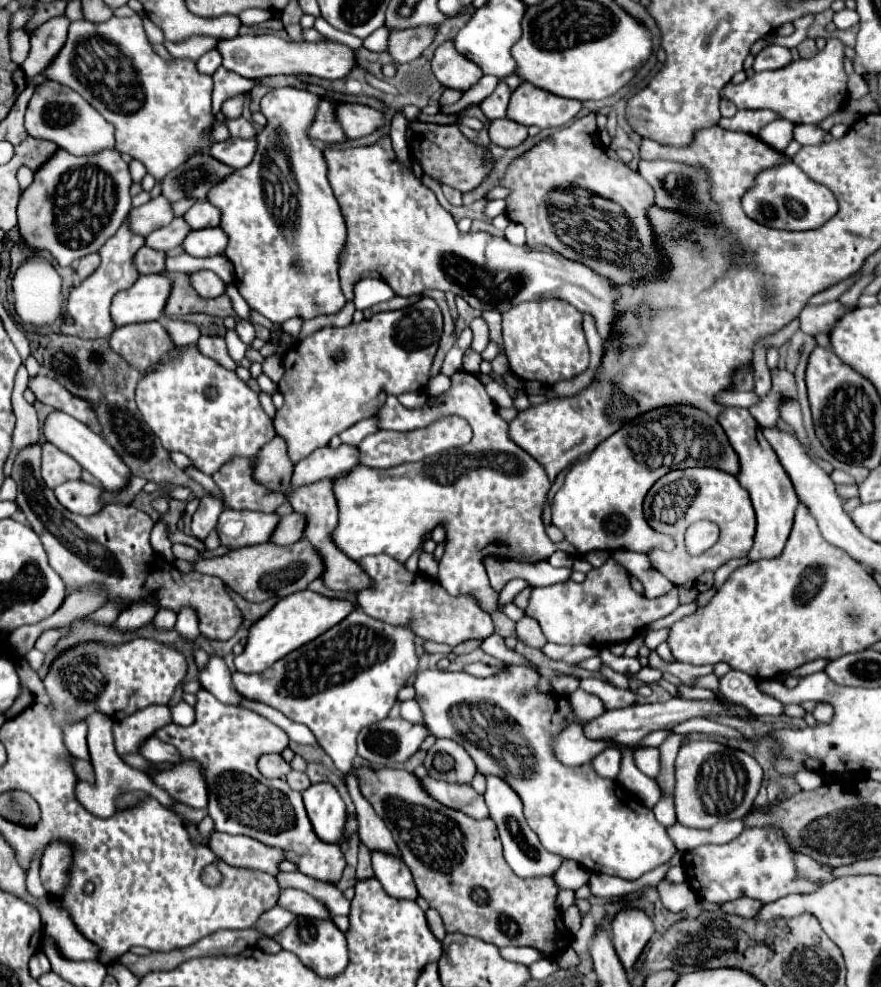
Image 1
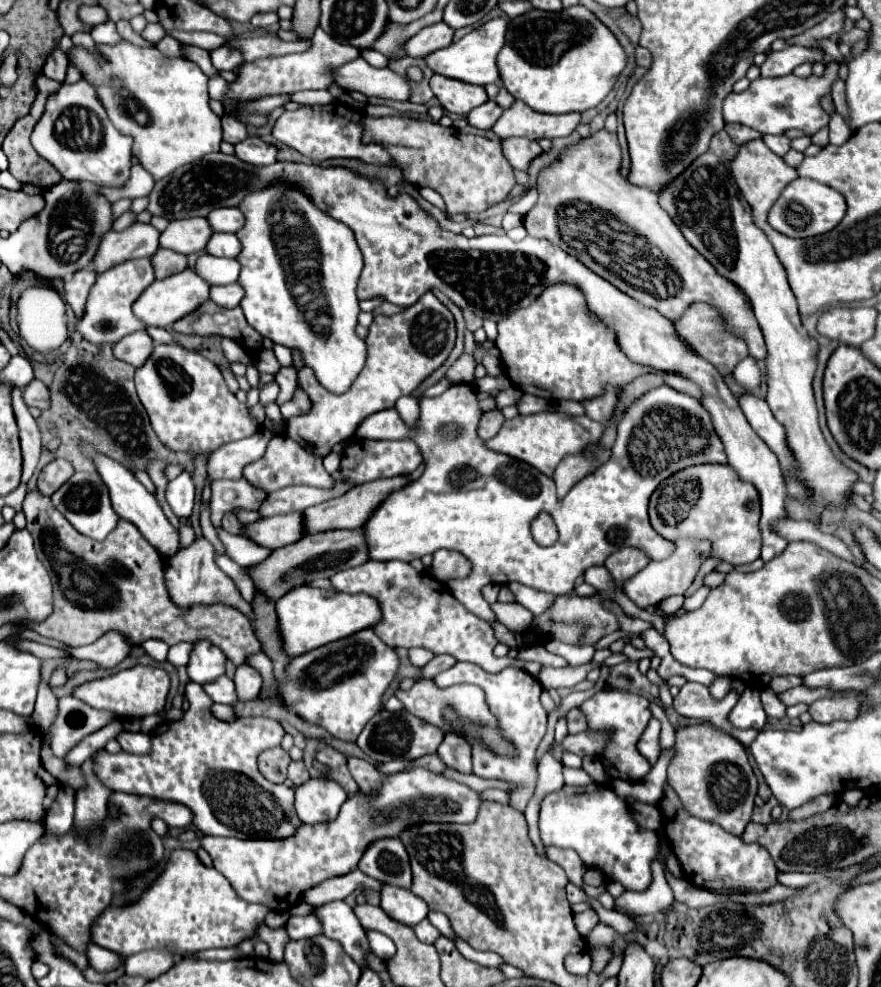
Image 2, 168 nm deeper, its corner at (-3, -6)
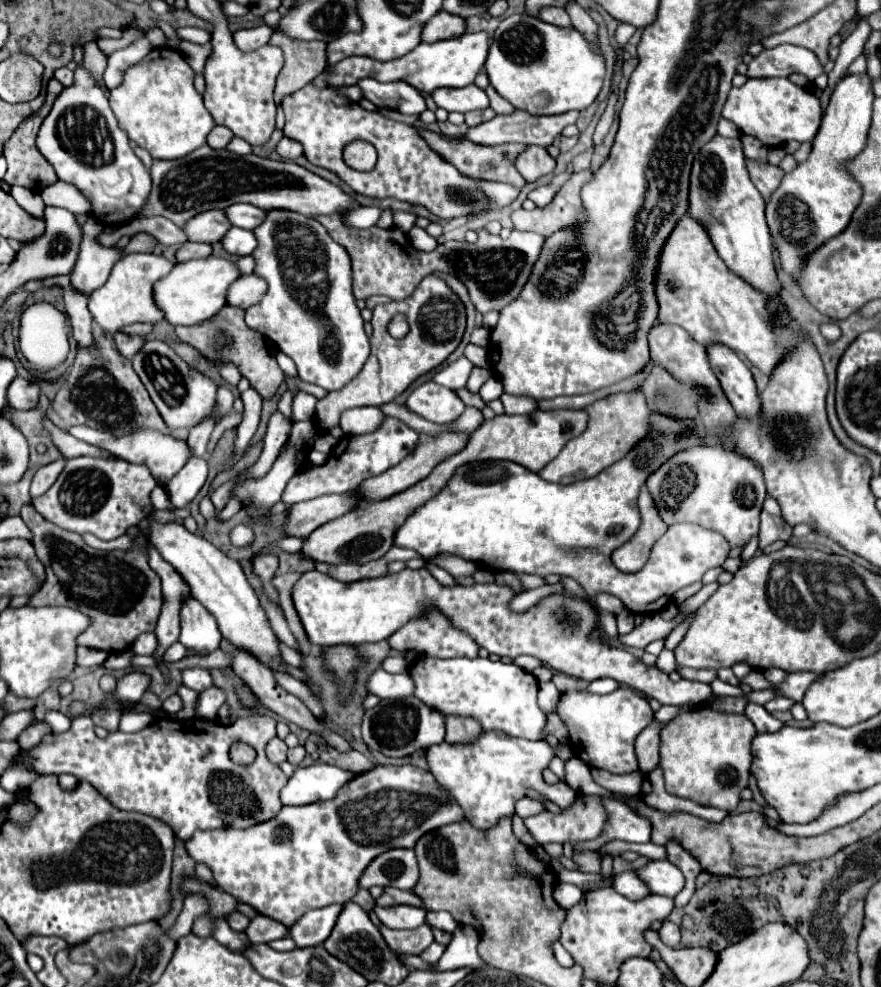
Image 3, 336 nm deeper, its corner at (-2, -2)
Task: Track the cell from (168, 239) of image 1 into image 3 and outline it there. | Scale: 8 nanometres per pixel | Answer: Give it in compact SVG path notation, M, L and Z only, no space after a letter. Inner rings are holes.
M211 210L211 212L201 212L199 216L195 216L195 220L187 220L183 232L187 234L189 242L213 244L219 242L229 228L231 224L225 218L223 210Z

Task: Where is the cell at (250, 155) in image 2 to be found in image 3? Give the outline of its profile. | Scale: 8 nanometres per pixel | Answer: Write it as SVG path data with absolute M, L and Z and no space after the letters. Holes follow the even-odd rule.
M283 136L281 142L275 146L275 152L277 152L281 158L285 158L285 160L295 160L297 156L303 154L303 146L301 146L299 142Z

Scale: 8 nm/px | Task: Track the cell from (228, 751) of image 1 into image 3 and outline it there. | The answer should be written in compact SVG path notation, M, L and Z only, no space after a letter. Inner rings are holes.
M89 716L75 718L71 728L63 734L57 734L53 744L39 744L29 750L29 760L39 774L73 774L77 780L85 780L91 786L99 788L99 792L109 798L121 810L133 810L141 814L155 816L169 824L177 838L187 840L195 830L213 830L213 828L251 828L255 824L267 822L279 814L283 808L279 800L281 788L287 784L287 776L281 768L267 762L265 744L275 738L277 722L271 716L245 716L235 724L221 724L215 720L171 720L159 718L153 720L141 732L123 734L113 732L107 738L99 738L95 734L95 724ZM235 742L243 742L255 748L257 758L247 766L239 766L229 758L229 748Z

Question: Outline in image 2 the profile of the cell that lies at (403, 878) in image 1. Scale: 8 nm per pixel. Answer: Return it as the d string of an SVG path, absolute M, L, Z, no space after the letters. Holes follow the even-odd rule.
M384 886L382 888L382 902L380 908L398 924L416 926L420 920L426 918L428 906L418 896L412 896L410 890Z

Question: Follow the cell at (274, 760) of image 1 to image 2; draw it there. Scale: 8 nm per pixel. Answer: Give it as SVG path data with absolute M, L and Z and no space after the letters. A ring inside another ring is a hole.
M276 746L276 748L272 748L272 750L264 750L264 752L258 756L260 772L262 772L270 782L284 782L290 762L292 762L292 760L290 760L290 754L288 754L286 750L282 750L282 746Z

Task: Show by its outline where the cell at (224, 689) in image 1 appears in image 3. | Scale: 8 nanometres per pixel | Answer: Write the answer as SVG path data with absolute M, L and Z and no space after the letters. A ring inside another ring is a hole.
M187 598L183 602L179 642L197 656L207 656L219 648L221 632L217 622L195 598Z

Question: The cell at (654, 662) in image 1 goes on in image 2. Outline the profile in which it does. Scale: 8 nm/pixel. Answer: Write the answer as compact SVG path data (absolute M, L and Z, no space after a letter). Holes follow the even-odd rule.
M686 682L680 688L680 694L674 698L674 710L680 716L686 718L706 718L710 720L716 728L724 730L745 746L750 746L758 735L758 731L753 729L735 729L728 721L728 714L738 700L736 692L728 692L724 700L714 700L708 692L706 686L696 684L696 682Z

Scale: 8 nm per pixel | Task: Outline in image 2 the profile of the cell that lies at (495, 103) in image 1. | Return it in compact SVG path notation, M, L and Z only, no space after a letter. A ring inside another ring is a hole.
M488 100L486 104L482 104L482 108L472 110L472 112L466 116L466 120L468 120L468 124L470 124L470 126L474 126L474 128L490 130L490 128L492 128L492 124L496 124L496 120L500 118L500 114L502 114L502 112L504 112L504 110L502 110L496 102Z

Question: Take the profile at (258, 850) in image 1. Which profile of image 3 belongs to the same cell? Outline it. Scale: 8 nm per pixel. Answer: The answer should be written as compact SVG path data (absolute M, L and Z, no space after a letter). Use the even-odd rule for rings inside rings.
M413 764L405 766L375 766L369 772L359 774L333 800L315 802L307 806L283 806L279 816L269 822L257 824L247 830L219 828L211 832L195 832L185 842L189 856L195 862L203 862L211 868L219 888L235 896L239 902L253 906L259 914L269 916L287 928L293 926L305 912L323 908L329 904L343 904L357 892L357 880L367 864L389 848L413 848L419 836L439 826L461 822L463 810L445 788L439 788L435 776L429 770ZM343 818L353 818L353 838Z

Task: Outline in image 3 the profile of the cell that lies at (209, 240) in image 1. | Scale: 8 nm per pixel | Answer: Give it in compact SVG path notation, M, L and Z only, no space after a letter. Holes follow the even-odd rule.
M231 228L227 232L227 236L223 236L221 240L223 248L233 254L233 256L247 256L255 250L257 246L257 240L253 236L253 232L249 230L243 230L243 228Z

